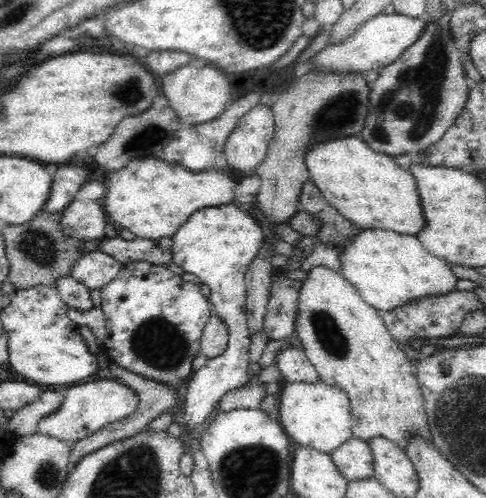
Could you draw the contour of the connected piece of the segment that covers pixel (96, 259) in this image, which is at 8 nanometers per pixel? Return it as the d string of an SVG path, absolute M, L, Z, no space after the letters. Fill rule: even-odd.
M94 250L84 253L70 269L69 275L88 290L102 288L122 270L123 264L113 256Z

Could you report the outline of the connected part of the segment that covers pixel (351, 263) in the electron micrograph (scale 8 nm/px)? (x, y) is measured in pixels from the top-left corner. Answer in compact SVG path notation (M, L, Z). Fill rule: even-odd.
M359 228L339 250L338 258L341 275L379 311L392 310L411 298L454 290L458 280L447 262L429 253L416 236L394 230Z

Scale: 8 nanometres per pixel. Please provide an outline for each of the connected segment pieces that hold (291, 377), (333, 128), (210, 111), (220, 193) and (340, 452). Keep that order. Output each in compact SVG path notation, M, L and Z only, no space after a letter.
M282 345L275 356L275 364L287 383L294 381L314 382L320 379L317 370L302 349Z
M309 71L303 78L296 79L286 93L275 96L271 107L275 121L274 138L270 140L264 162L256 170L262 186L255 203L269 220L287 222L299 211L302 186L310 180L304 157L311 144L358 135L364 128L369 110L369 90L366 80L360 75L316 75Z
M186 66L178 67L178 70L162 78L162 90L160 94L168 99L170 108L180 118L182 124L201 124L210 122L224 112L230 100L230 84L226 76L214 66Z
M156 157L132 159L120 170L106 172L102 179L106 185L106 196L101 204L108 221L120 224L137 238L152 241L172 236L195 210L232 202L233 189L239 181L229 170L217 171L213 167L202 173L194 173Z
M352 436L329 455L347 481L373 476L372 453L365 440Z

